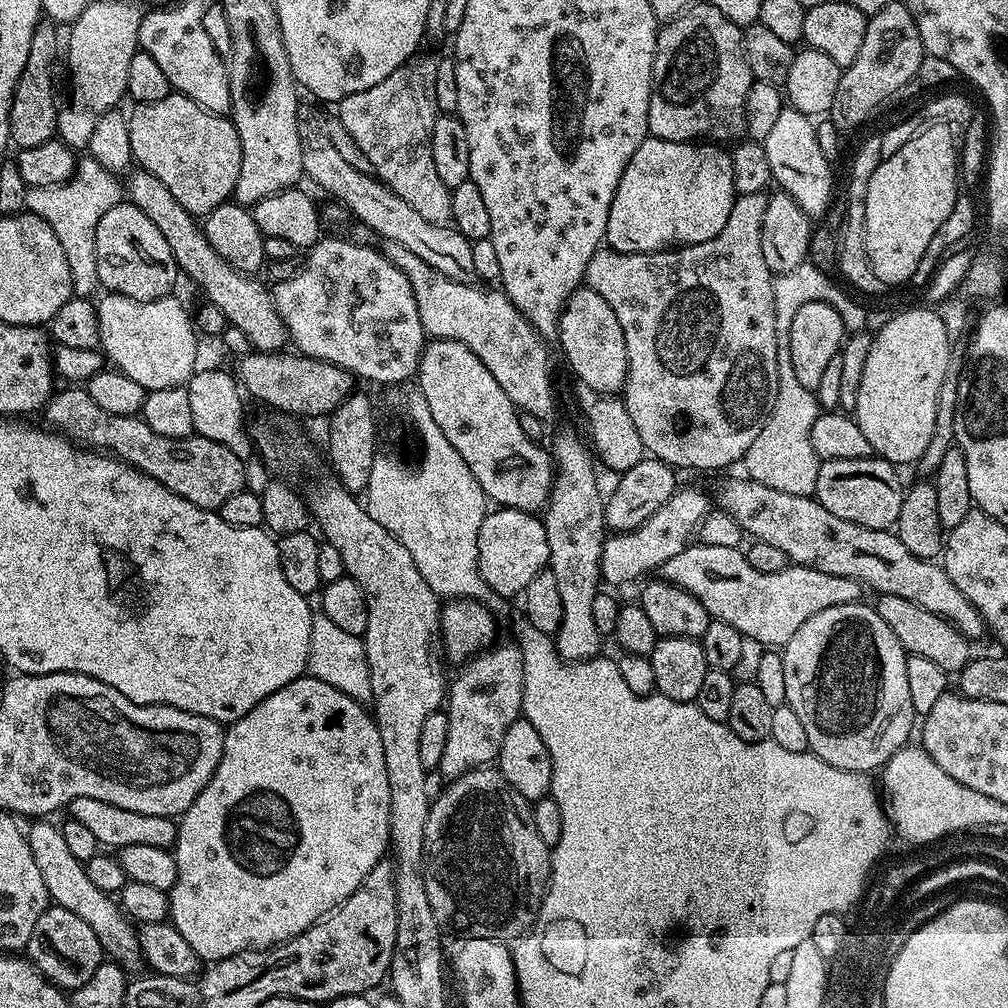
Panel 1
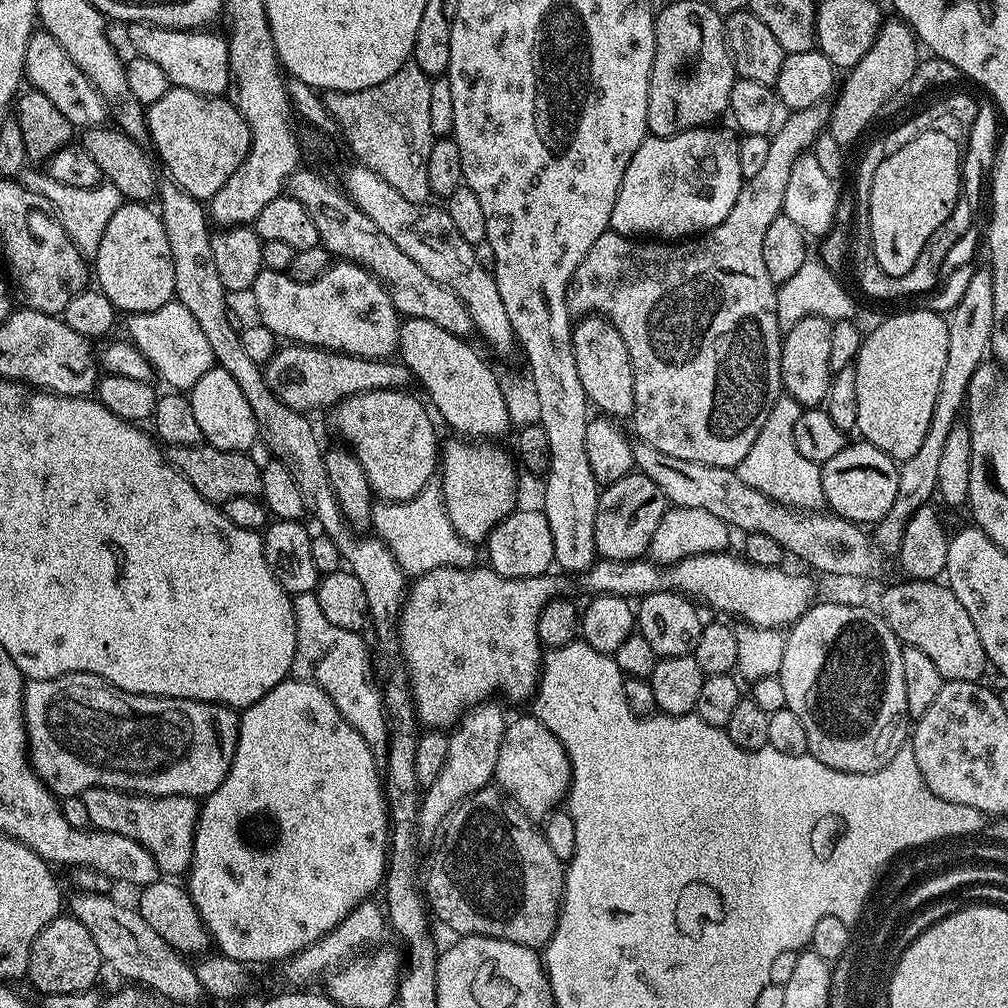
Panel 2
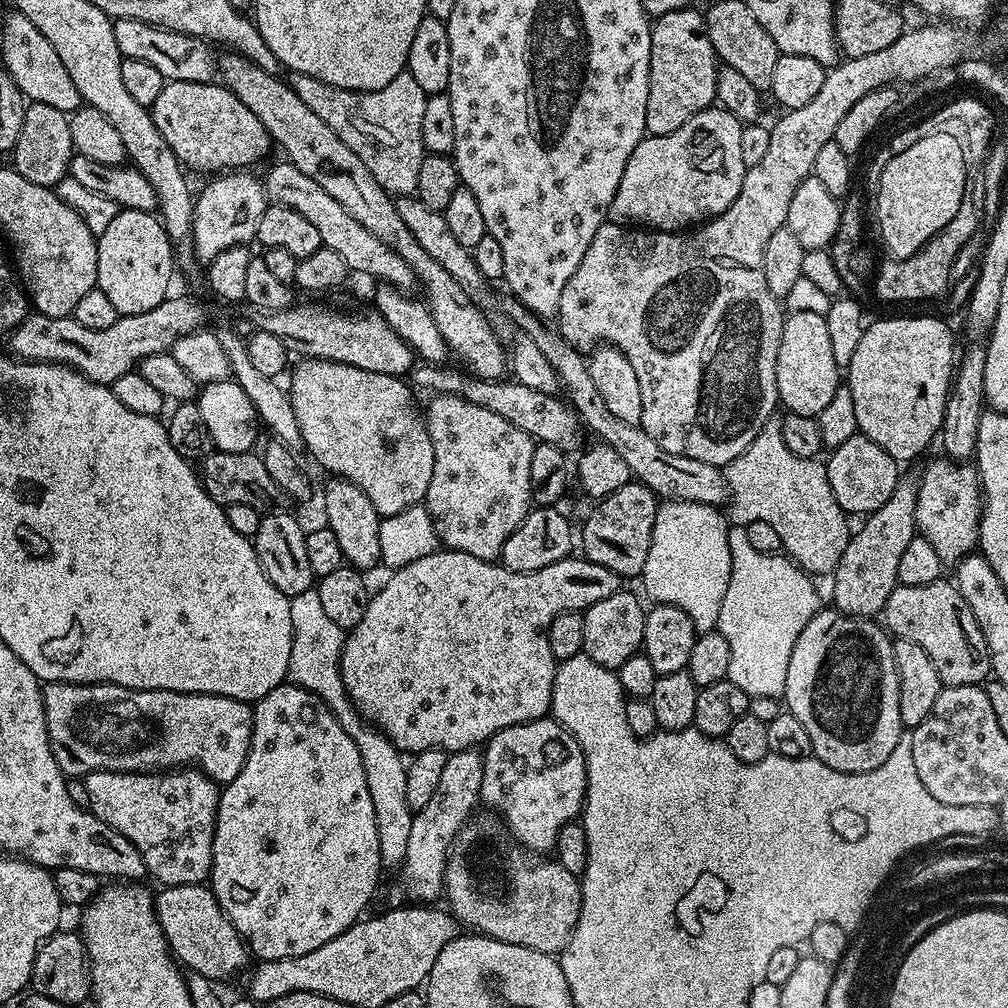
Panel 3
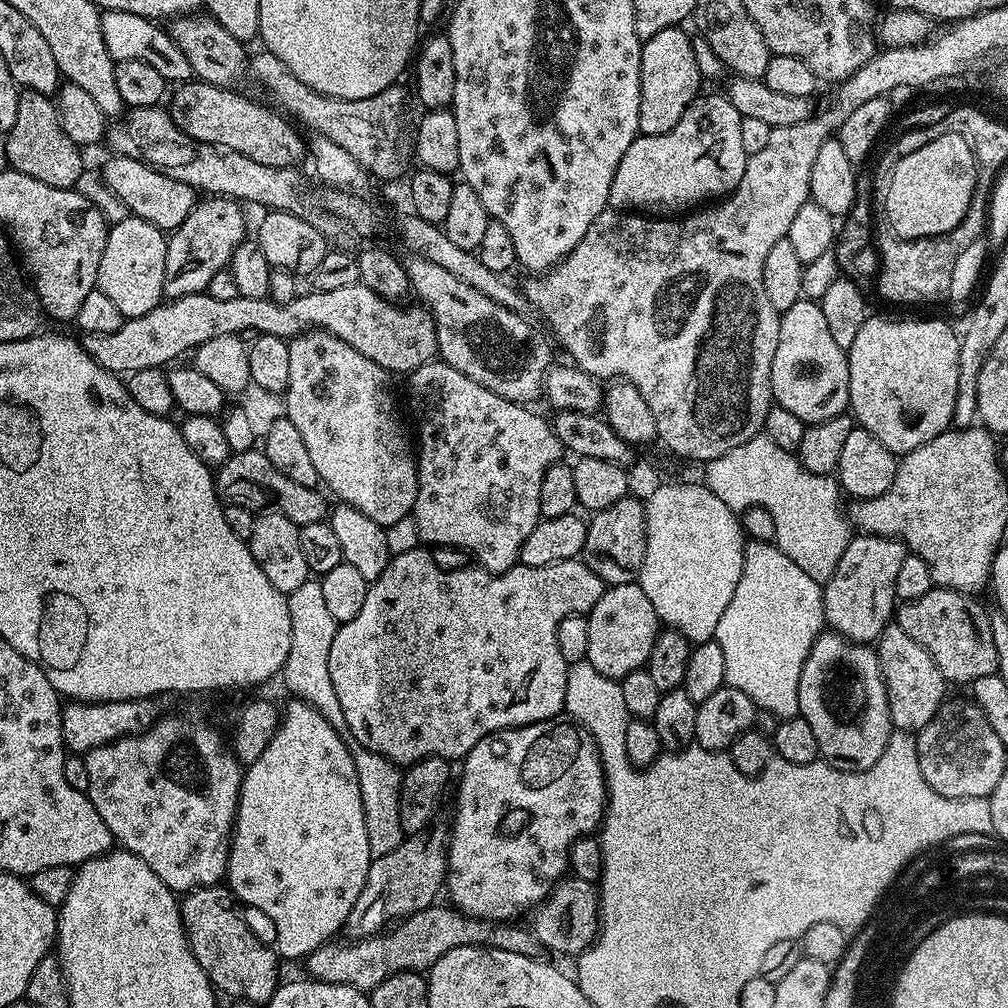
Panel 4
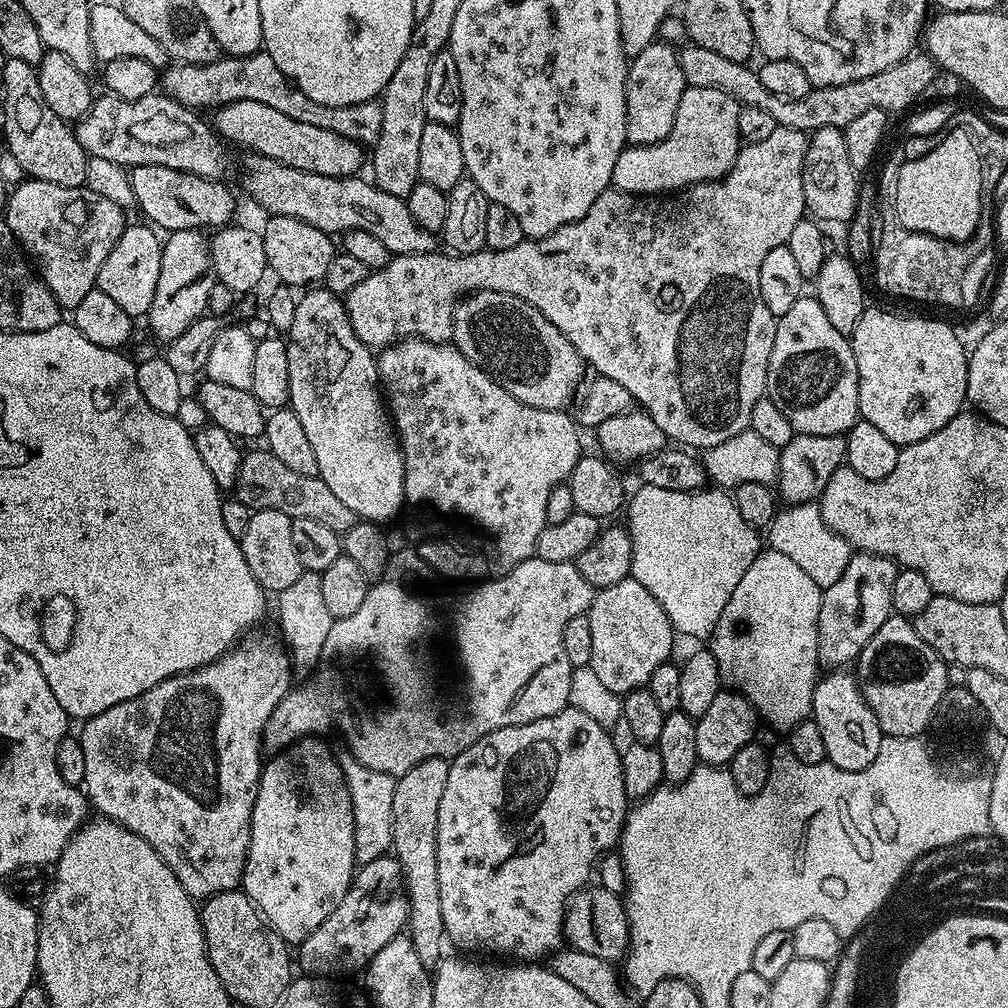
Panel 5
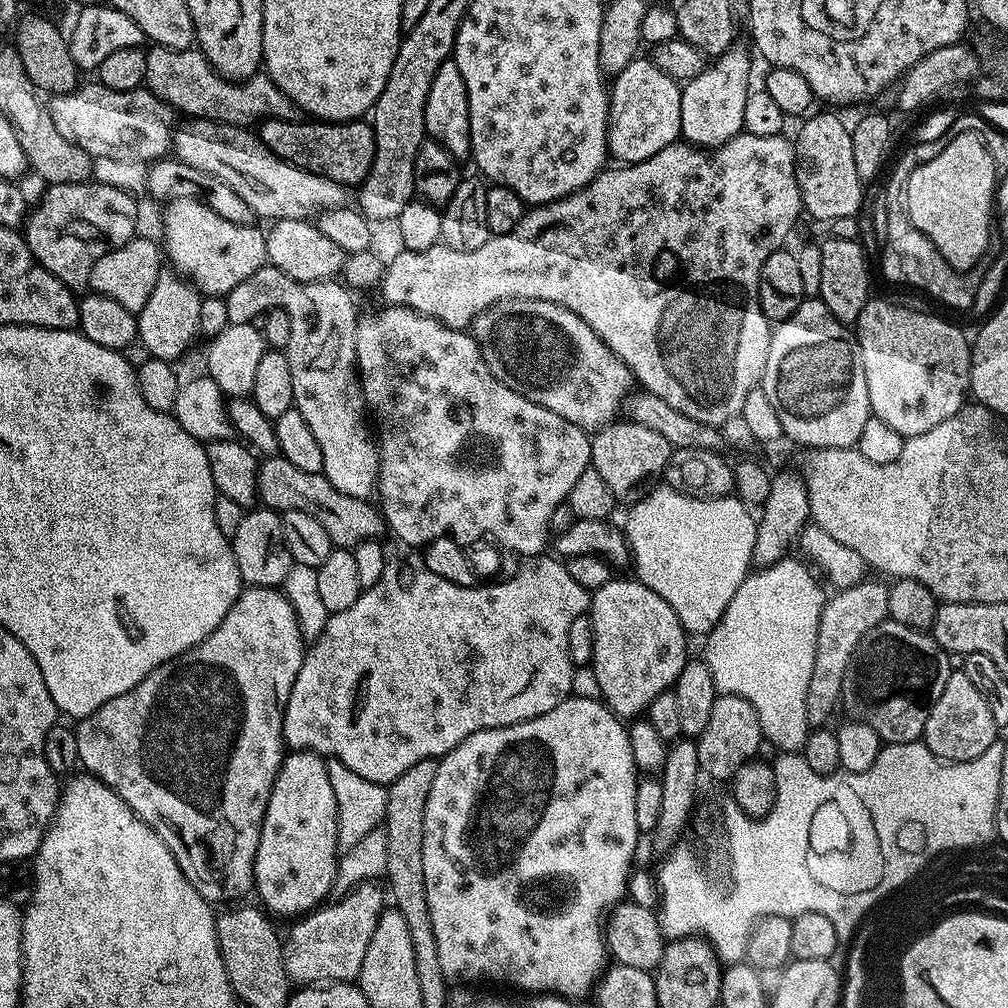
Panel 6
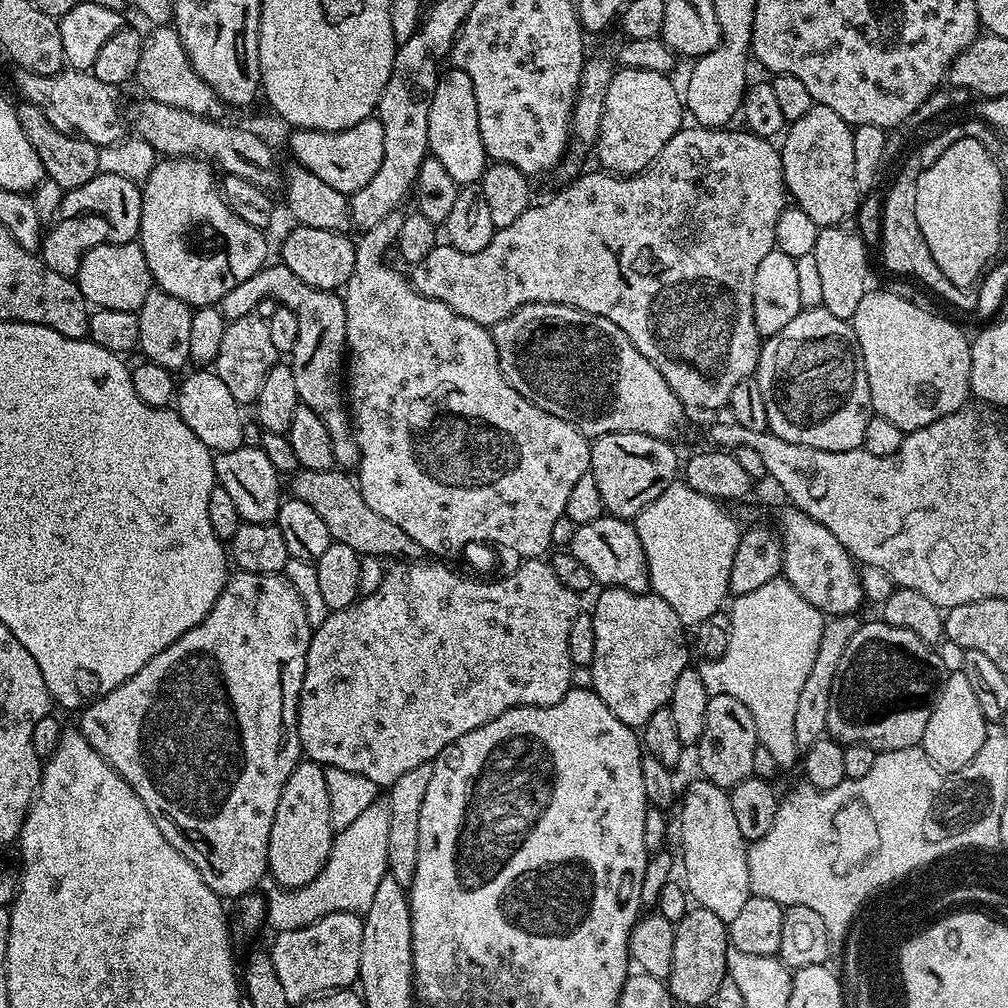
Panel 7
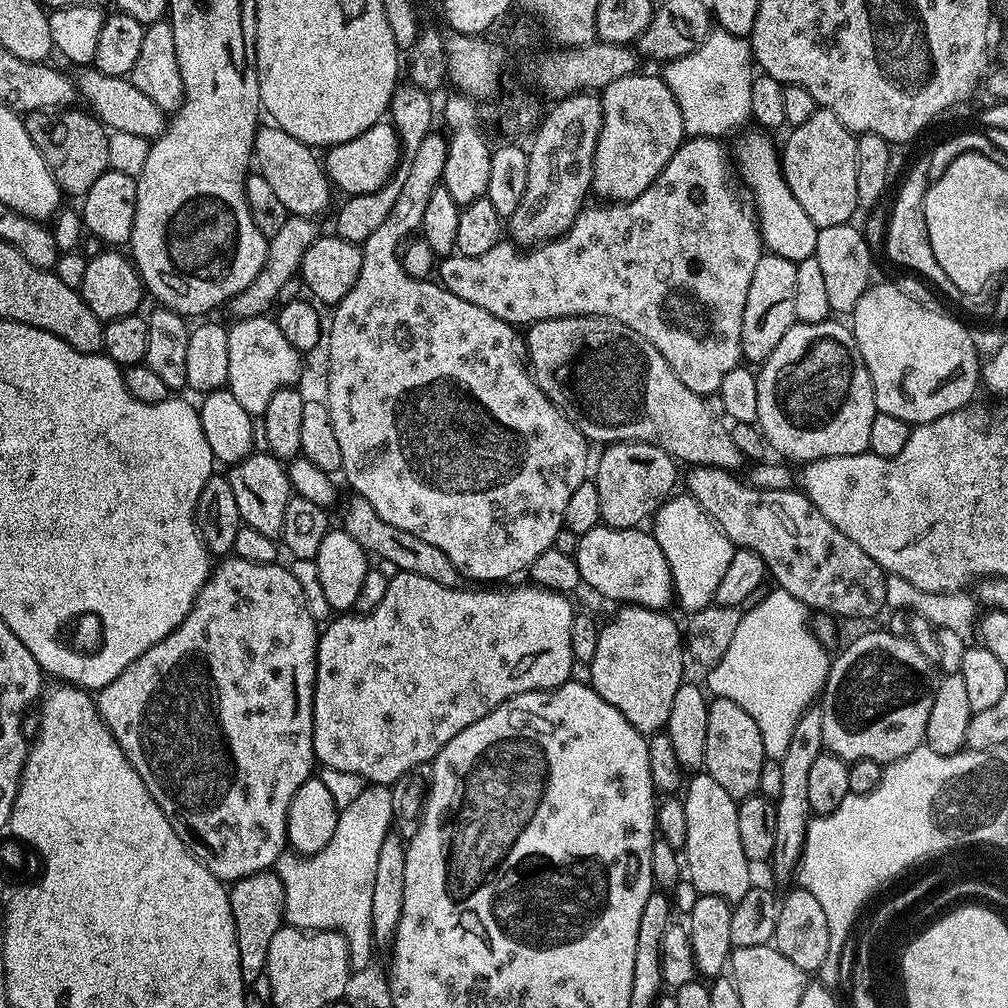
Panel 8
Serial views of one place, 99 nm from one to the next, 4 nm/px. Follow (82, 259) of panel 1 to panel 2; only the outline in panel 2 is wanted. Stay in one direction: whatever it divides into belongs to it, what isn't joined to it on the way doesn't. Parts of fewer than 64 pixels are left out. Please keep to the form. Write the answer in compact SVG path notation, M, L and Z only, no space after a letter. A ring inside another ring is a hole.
M28 170L23 173L24 187L42 194L52 203L52 210L66 230L70 242L74 242L74 246L83 256L94 258L98 254L102 234L106 234L106 226L109 224L110 218L114 218L114 210L118 210L121 204L125 203L124 196L118 190L118 186L107 182L101 182L93 188L62 186L62 182L54 182L54 178L50 178L47 171L32 171Z

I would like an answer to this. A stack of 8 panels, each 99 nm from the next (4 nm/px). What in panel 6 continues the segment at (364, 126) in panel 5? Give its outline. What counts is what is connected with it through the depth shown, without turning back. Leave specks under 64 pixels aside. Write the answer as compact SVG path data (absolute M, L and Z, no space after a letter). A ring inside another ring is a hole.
M152 46L147 49L146 58L146 78L144 84L148 91L168 104L177 113L185 112L196 120L217 120L223 124L239 124L241 126L252 126L265 118L269 120L300 120L302 113L296 107L295 102L281 90L277 84L266 74L257 74L249 76L248 79L239 82L233 82L220 75L212 67L210 61L204 57L203 52L195 47L186 50L174 50L173 48L161 48Z

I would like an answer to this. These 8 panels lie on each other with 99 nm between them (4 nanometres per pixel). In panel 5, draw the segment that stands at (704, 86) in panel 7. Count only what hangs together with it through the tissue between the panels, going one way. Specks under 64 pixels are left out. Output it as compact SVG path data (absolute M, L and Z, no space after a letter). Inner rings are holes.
M685 87L678 117L678 136L684 143L684 156L648 156L653 145L626 146L614 162L611 187L635 196L676 194L694 184L720 180L734 166L742 147L738 134L738 114L742 105L717 88Z

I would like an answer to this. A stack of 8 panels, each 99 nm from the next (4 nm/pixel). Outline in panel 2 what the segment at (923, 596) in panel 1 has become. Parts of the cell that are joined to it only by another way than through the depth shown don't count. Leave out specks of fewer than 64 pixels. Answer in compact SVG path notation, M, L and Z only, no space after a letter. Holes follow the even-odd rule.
M643 442L633 443L634 465L642 474L658 482L658 490L666 494L669 505L677 508L710 510L714 518L722 518L729 529L741 528L741 533L757 532L774 538L788 556L796 556L809 564L816 574L852 574L860 578L883 577L885 553L876 547L876 541L863 527L833 514L828 510L803 511L780 504L774 498L748 486L736 470L718 466L702 466L682 458L670 458L662 450Z

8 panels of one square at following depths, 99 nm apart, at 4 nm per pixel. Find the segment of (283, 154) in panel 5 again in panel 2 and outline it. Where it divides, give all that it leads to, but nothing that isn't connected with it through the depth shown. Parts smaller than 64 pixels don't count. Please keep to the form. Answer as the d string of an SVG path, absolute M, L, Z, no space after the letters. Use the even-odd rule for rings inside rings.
M175 86L169 87L158 102L147 105L146 123L148 140L172 175L171 183L201 202L211 202L222 190L226 178L242 166L252 141L250 126L231 99L203 96Z

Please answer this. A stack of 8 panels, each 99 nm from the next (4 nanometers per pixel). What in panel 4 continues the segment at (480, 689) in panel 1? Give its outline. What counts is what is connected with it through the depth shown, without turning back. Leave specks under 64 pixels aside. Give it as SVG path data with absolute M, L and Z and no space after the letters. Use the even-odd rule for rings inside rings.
M435 828L409 835L398 850L390 850L390 854L373 859L362 894L358 894L358 902L354 902L354 910L348 915L346 932L349 937L366 939L385 931L393 922L402 921L437 903L436 895L439 892L441 895L448 875L448 849L445 829L443 832Z

